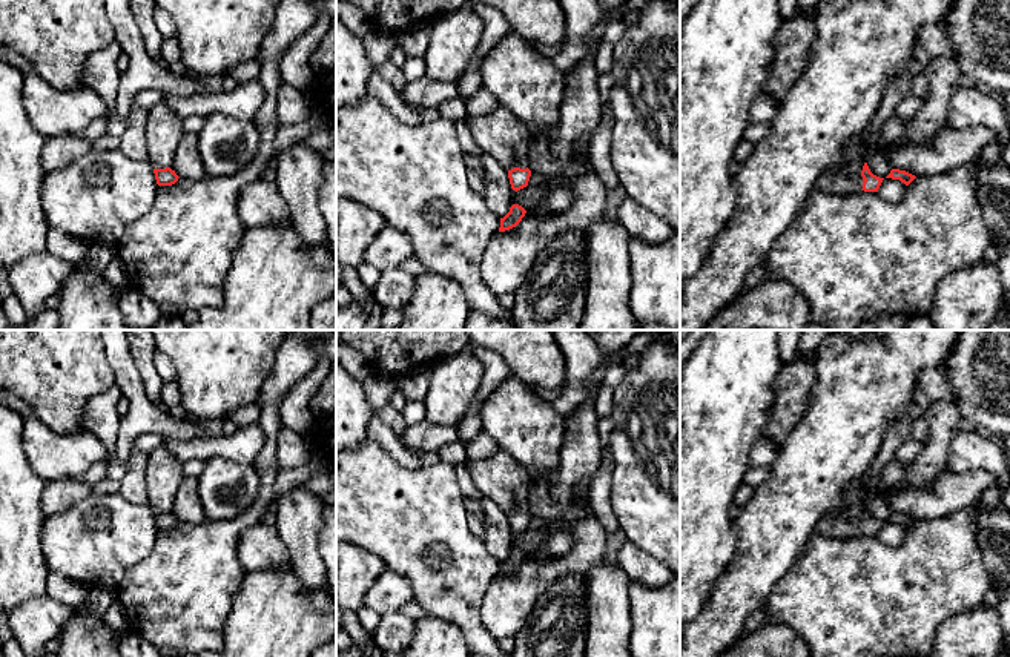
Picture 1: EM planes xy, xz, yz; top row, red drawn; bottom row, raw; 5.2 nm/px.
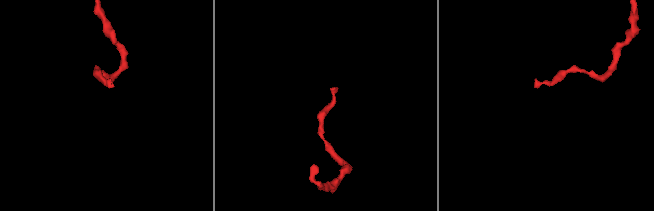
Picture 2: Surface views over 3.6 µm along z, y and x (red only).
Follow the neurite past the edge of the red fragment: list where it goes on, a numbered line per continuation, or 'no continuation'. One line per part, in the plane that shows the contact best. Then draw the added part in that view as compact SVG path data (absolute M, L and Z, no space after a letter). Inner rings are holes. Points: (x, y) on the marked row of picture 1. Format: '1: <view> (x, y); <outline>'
1: xz (501, 134); M499 109L474 118L464 118L484 154L490 154L508 172L528 167L531 135L511 112Z

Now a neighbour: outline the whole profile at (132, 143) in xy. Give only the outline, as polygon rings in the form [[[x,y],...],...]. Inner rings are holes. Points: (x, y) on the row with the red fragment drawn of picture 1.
[[[134,104],[129,114],[129,127],[120,138],[120,150],[132,160],[146,160],[146,121],[149,111]]]

